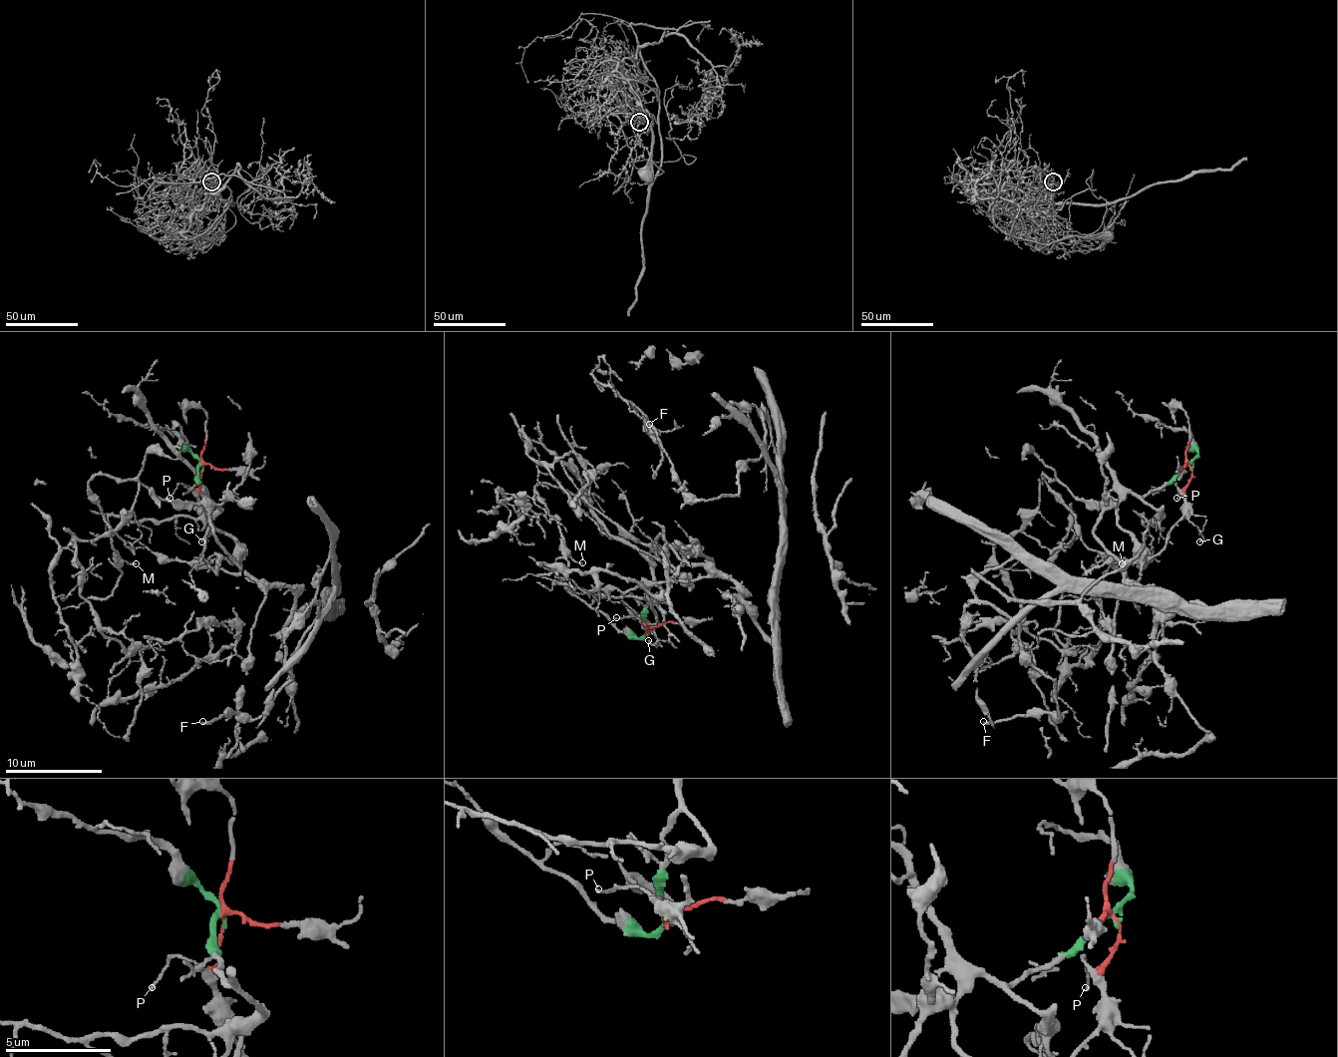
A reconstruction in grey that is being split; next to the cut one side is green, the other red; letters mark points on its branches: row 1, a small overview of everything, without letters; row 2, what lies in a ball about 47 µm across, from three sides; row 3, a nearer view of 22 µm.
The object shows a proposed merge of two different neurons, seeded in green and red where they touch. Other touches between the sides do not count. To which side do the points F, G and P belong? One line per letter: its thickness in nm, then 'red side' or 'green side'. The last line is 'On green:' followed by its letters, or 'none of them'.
F: 190 nm thick; red side
G: 160 nm thick; red side
P: 130 nm thick; red side
On green: none of them

